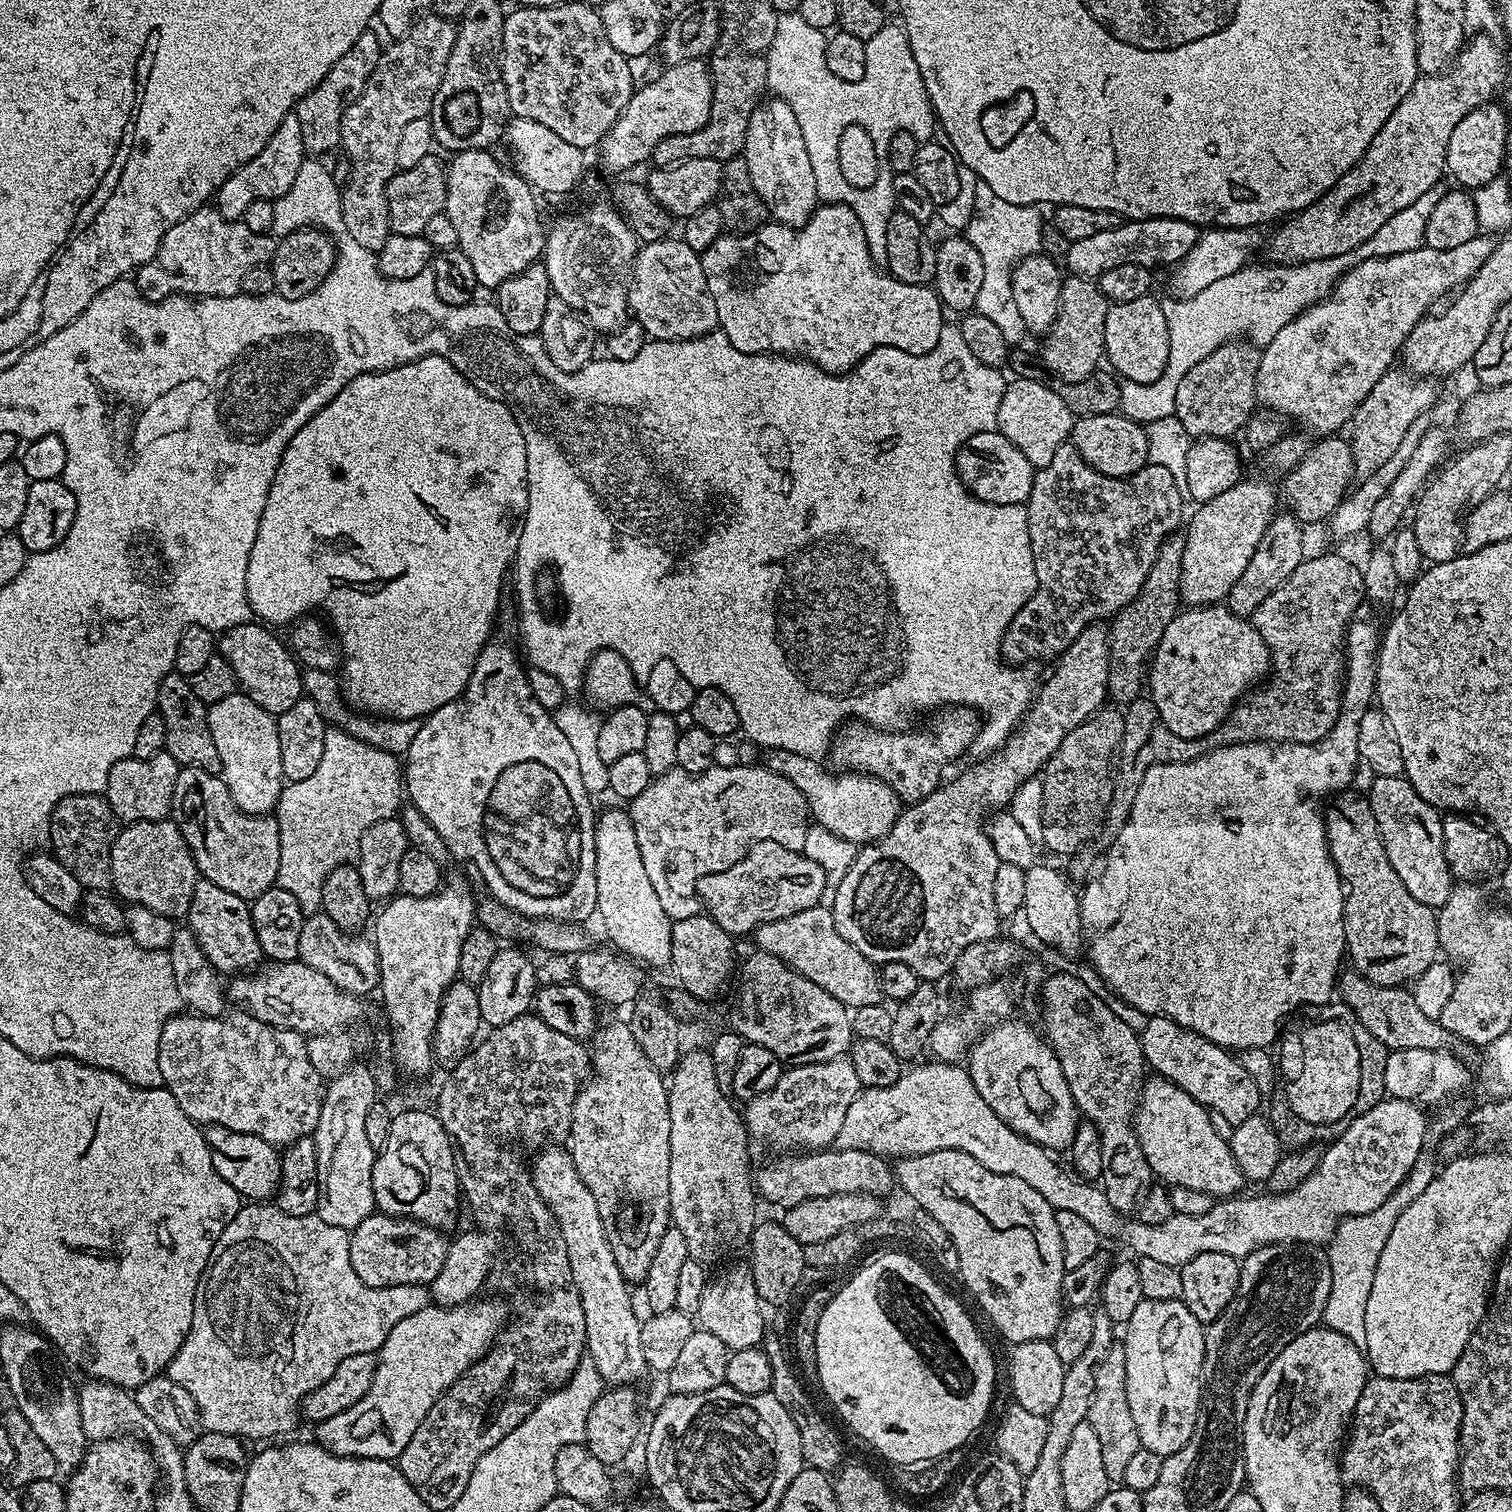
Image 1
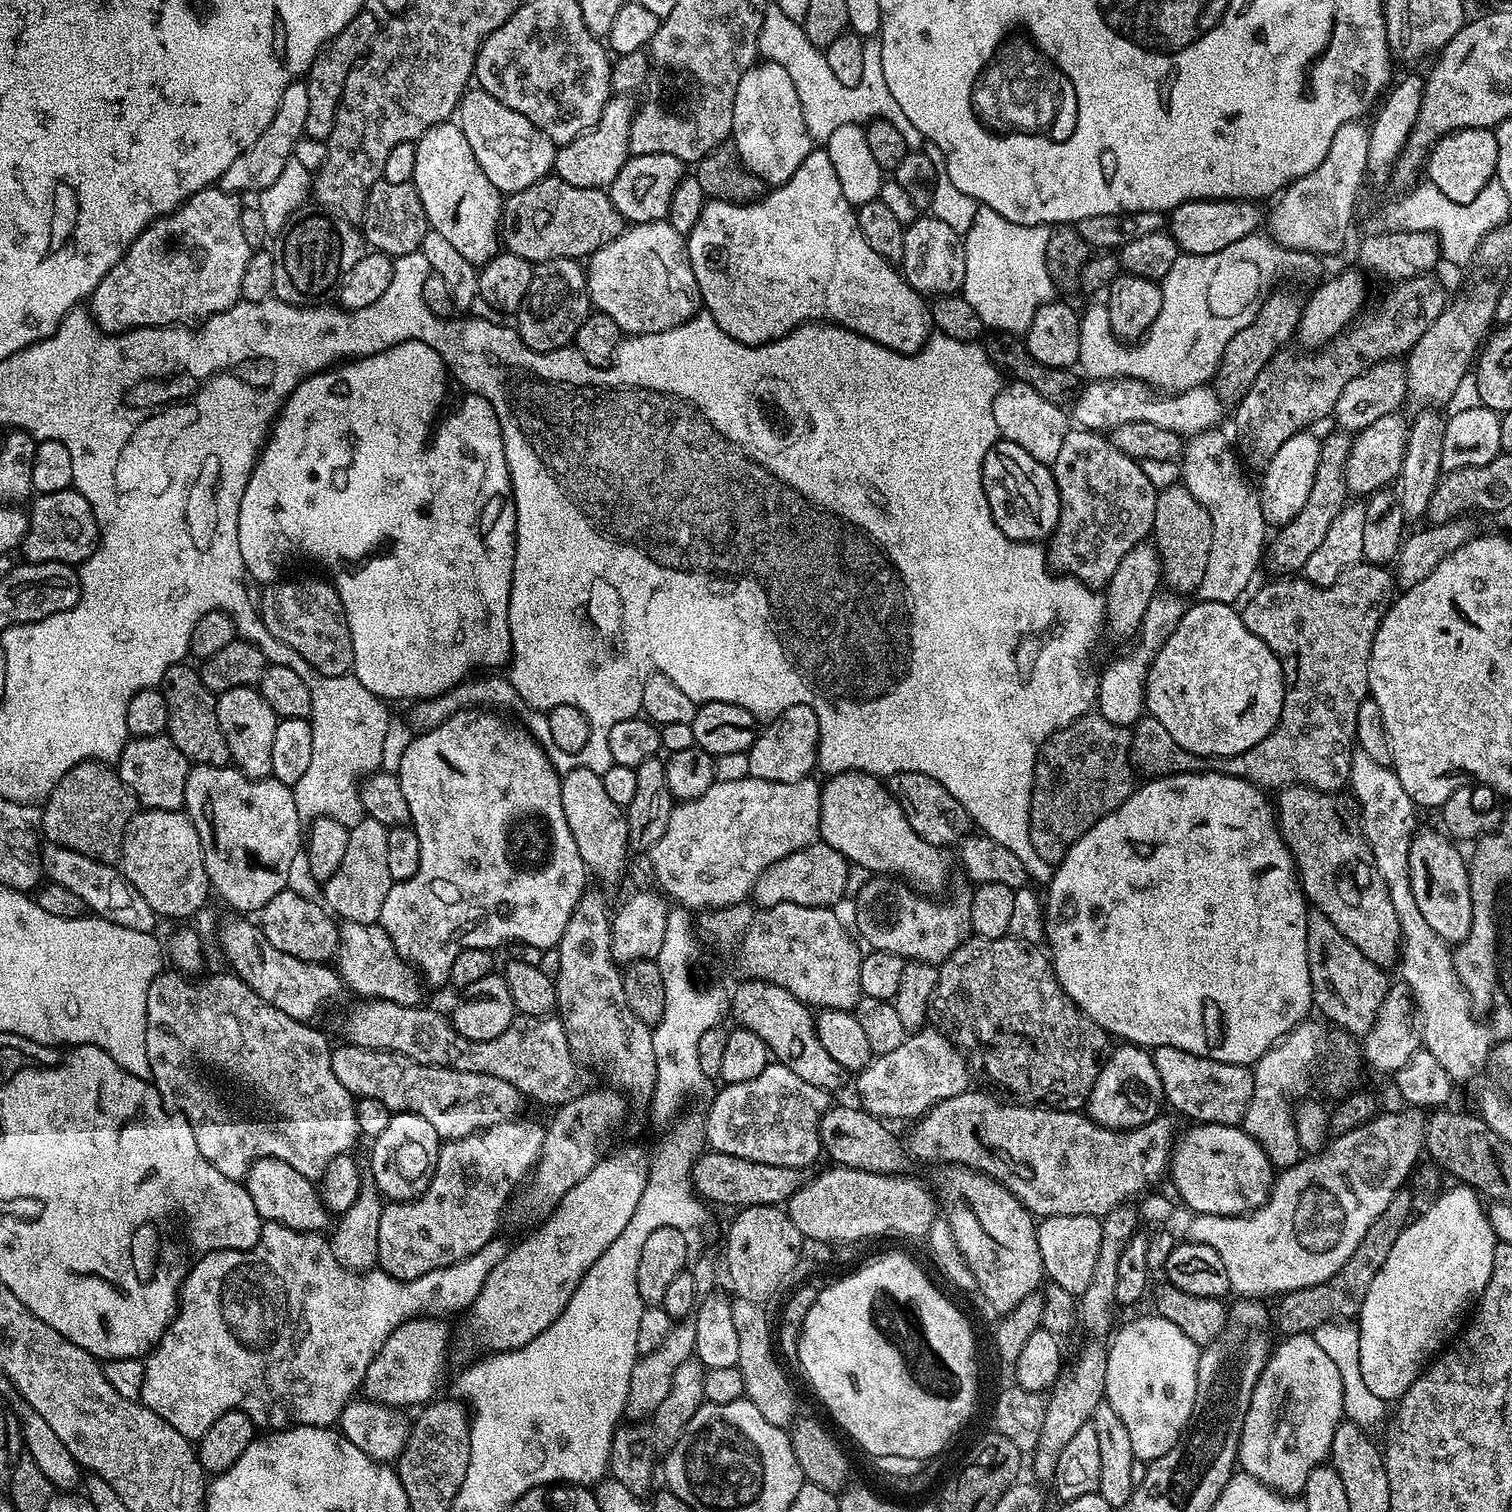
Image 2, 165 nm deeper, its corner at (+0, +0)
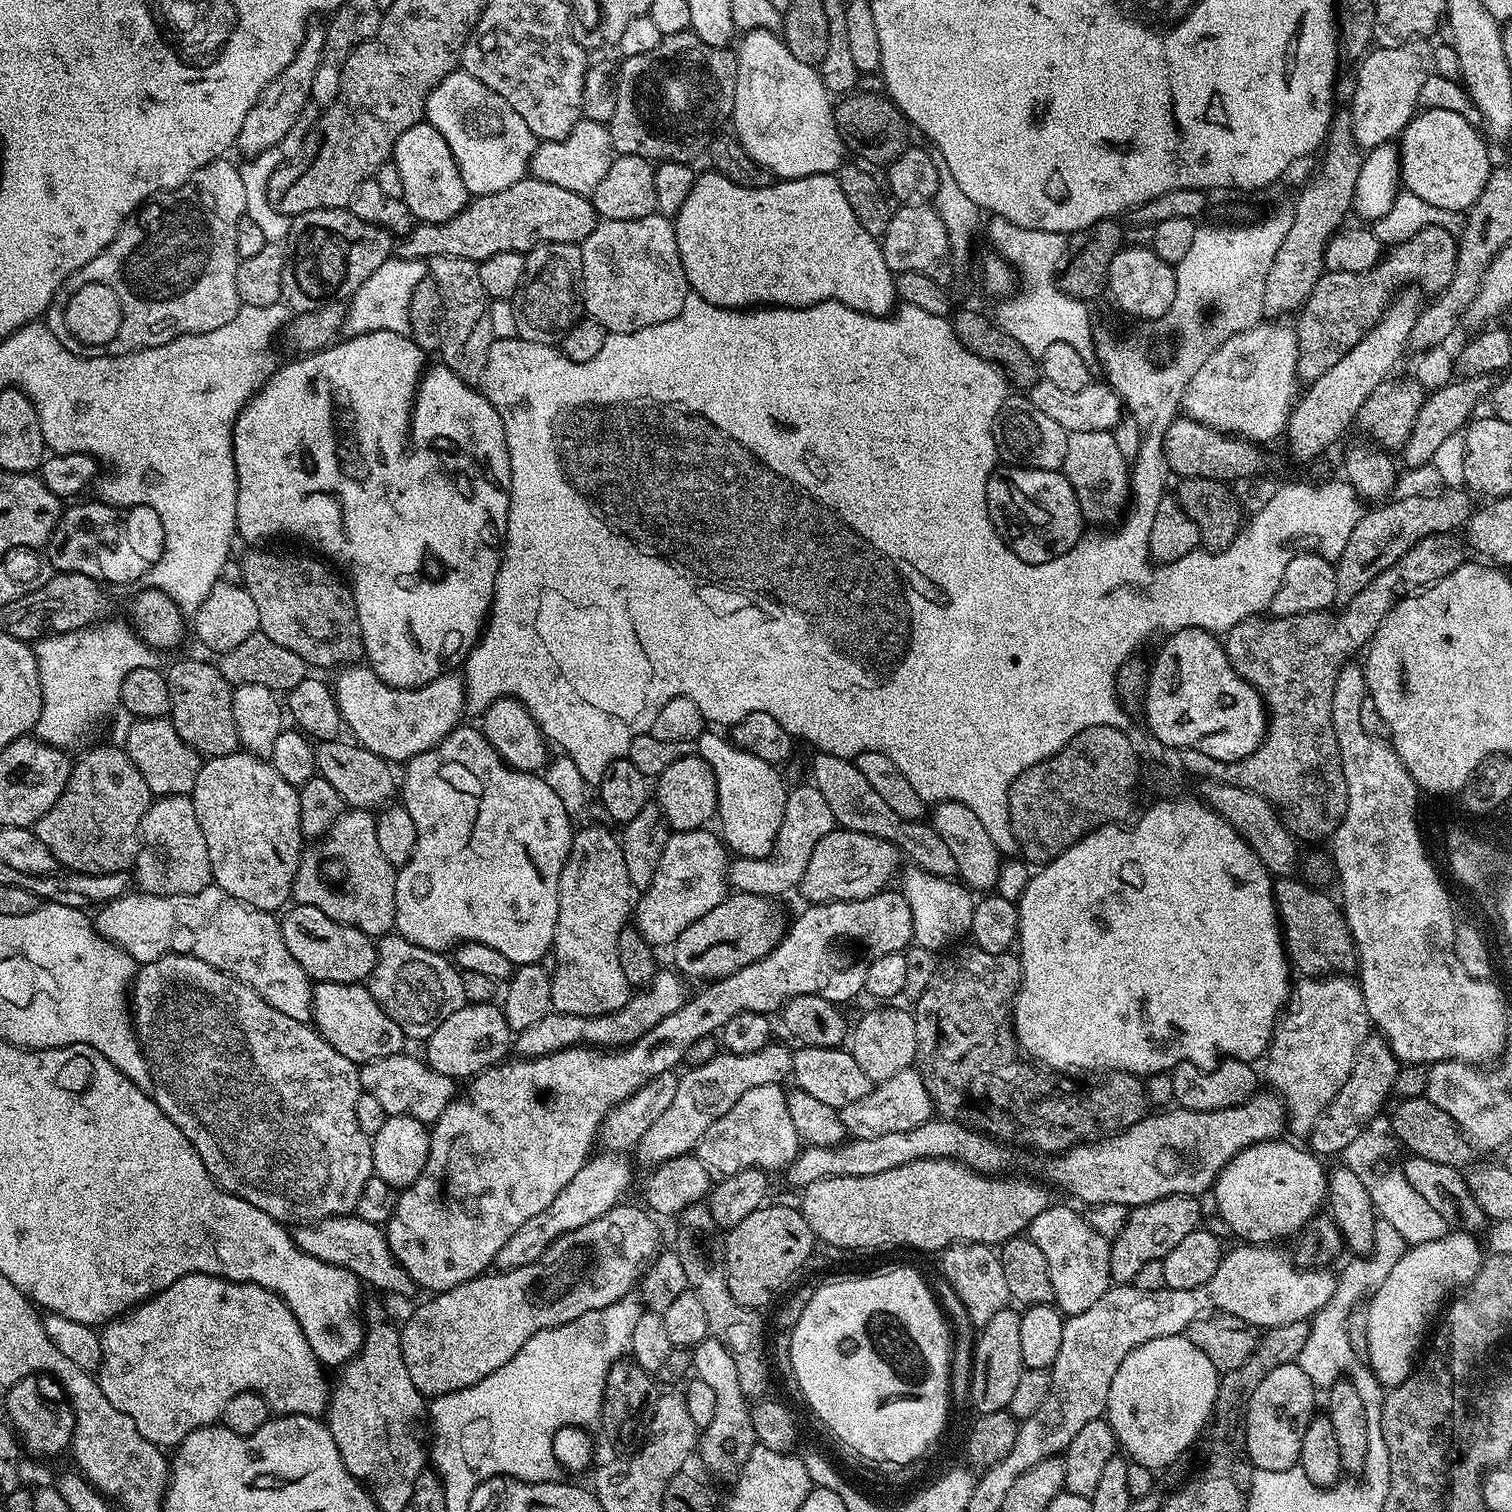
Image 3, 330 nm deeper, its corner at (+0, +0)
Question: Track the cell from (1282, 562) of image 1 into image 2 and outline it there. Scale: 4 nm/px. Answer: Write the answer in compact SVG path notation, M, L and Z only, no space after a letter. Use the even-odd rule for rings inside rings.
M1332 430L1328 437L1326 435L1323 437L1318 458L1318 471L1314 474L1314 486L1310 490L1310 498L1306 498L1306 506L1298 510L1296 517L1277 531L1280 533L1277 534L1276 541L1272 540L1267 549L1267 559L1272 559L1273 566L1280 571L1277 573L1299 573L1304 567L1306 558L1310 558L1310 554L1318 550L1322 538L1326 538L1330 525L1334 523L1334 518L1338 518L1338 514L1342 514L1342 510L1349 503L1350 493L1346 486L1344 467L1352 449L1352 441L1353 437L1343 430Z

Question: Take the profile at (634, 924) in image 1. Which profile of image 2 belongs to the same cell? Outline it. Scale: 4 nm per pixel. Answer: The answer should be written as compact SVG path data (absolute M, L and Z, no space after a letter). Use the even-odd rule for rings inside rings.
M574 768L561 777L562 808L583 856L585 867L598 877L614 882L620 879L626 868L630 849L628 847L628 822L623 809L607 795L602 776L585 768Z

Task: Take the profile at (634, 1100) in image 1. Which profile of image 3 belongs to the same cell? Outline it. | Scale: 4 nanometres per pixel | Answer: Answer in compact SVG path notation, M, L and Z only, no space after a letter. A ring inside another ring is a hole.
M592 824L589 828L577 827L570 854L558 878L558 922L550 949L557 955L557 970L551 976L551 1007L555 1011L579 1016L601 1016L626 1006L630 986L626 982L626 974L622 974L622 962L618 962L618 934L629 923L633 912L634 889L630 874L626 874L626 858L622 858L622 846L617 833L600 824Z

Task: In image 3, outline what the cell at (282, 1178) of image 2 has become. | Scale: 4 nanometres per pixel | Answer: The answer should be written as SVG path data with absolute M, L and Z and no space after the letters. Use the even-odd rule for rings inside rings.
M349 1214L326 1216L315 1222L301 1223L297 1228L300 1229L295 1229L295 1242L306 1254L350 1270L365 1285L373 1284L380 1292L393 1292L396 1296L412 1296L418 1292L418 1285L410 1278L410 1274L406 1274L402 1265L397 1264L381 1225L371 1224L358 1215Z

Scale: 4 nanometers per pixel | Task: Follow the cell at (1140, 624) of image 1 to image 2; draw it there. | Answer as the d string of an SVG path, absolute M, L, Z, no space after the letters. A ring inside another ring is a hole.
M1180 482L1161 487L1156 494L1156 513L1152 523L1156 553L1160 555L1162 580L1173 593L1195 593L1206 573L1211 544L1211 520L1198 499Z

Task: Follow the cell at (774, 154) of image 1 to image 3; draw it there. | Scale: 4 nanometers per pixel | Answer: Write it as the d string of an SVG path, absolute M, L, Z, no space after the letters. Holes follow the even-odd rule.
M756 28L753 32L743 33L739 37L738 51L736 52L736 89L734 90L734 110L730 121L731 127L734 129L734 135L739 140L740 145L746 150L746 154L750 154L750 158L754 158L754 162L758 162L758 166L762 166L766 170L772 172L773 177L780 180L797 180L798 178L806 178L807 176L826 176L835 173L837 169L845 163L846 149L842 138L838 134L838 126L836 125L836 114L834 111L833 101L830 99L830 93L824 87L824 83L820 81L820 74L816 68L806 66L806 62L798 62L798 58L794 58L794 54L790 54L788 47L784 45L783 39L775 31L766 28Z

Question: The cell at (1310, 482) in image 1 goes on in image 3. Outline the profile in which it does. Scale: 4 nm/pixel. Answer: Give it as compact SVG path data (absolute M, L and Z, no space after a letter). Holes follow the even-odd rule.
M1469 376L1457 379L1445 388L1431 393L1425 399L1422 410L1418 410L1418 418L1410 430L1408 443L1403 445L1404 460L1409 469L1422 468L1433 463L1436 451L1455 434L1459 433L1473 419L1472 411L1480 399L1487 397L1494 387L1492 376ZM1461 427L1461 428L1460 428ZM1460 428L1460 429L1459 429Z

